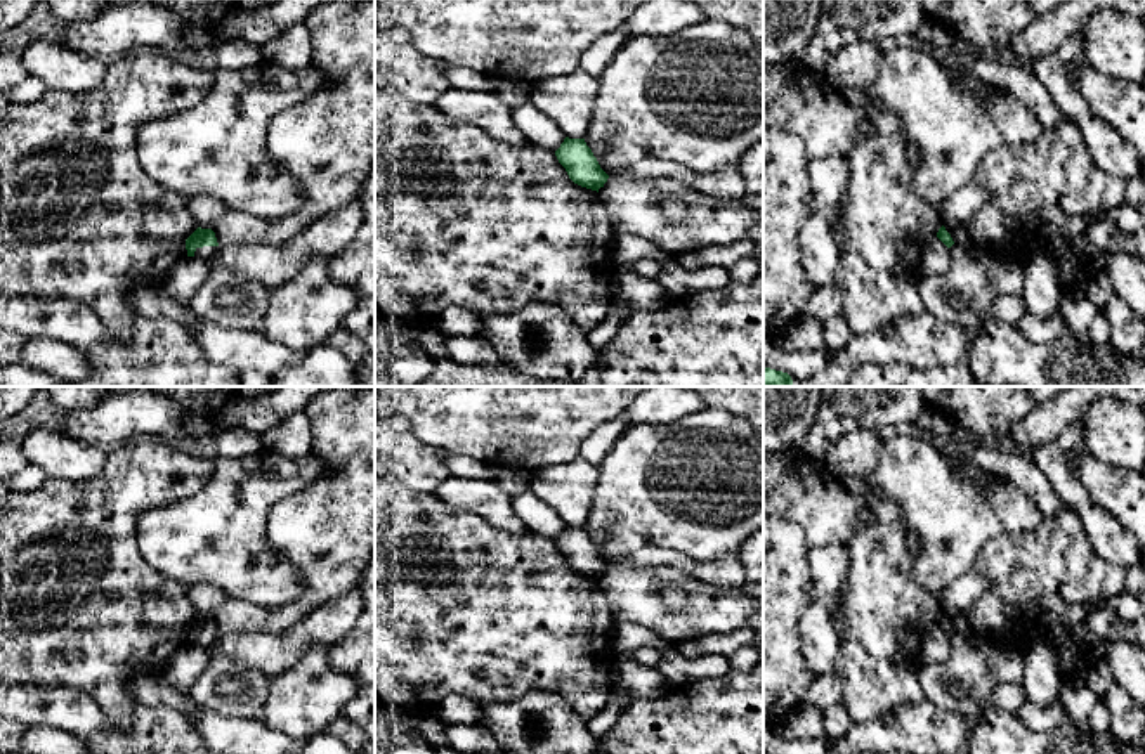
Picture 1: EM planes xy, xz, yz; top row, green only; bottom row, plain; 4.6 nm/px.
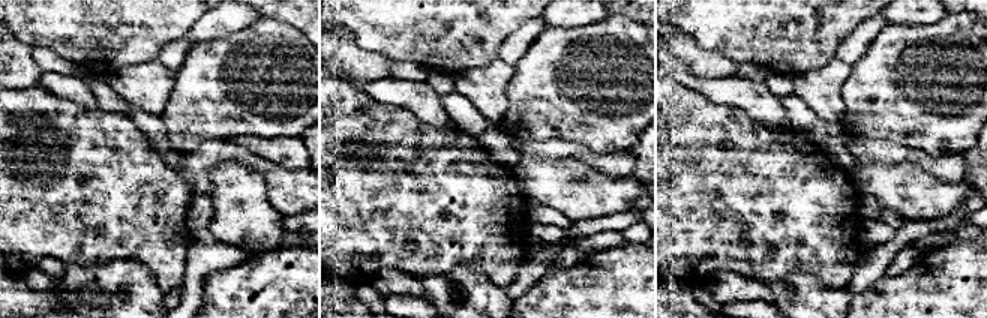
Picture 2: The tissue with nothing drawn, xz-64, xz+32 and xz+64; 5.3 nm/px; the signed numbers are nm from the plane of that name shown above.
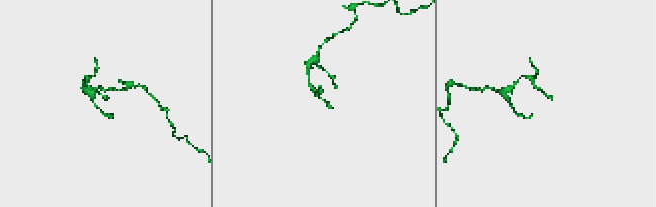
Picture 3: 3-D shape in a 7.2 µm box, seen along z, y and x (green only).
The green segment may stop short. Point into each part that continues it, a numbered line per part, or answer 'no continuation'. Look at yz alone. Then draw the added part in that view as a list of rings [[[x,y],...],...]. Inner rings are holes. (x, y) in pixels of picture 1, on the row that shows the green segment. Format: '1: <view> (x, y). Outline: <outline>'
1: yz (961, 297). Outline: [[[951,246],[951,267],[944,274],[918,276],[923,307],[937,321],[978,335],[989,321],[987,312],[999,298],[989,283],[992,255],[982,250]]]

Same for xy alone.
1: xy (235, 300). Outline: [[[219,246],[196,248],[194,257],[208,263],[208,277],[193,296],[191,310],[220,328],[260,331],[269,310],[269,288],[248,274],[217,263]]]

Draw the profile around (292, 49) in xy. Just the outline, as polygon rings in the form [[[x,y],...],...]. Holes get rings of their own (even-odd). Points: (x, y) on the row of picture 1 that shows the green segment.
[[[304,23],[293,24],[283,35],[262,47],[262,55],[286,69],[302,69],[311,64],[311,33]]]

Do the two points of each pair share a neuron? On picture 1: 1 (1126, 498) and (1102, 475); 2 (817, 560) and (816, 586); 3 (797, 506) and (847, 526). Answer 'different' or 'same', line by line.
1: same
2: same
3: same

